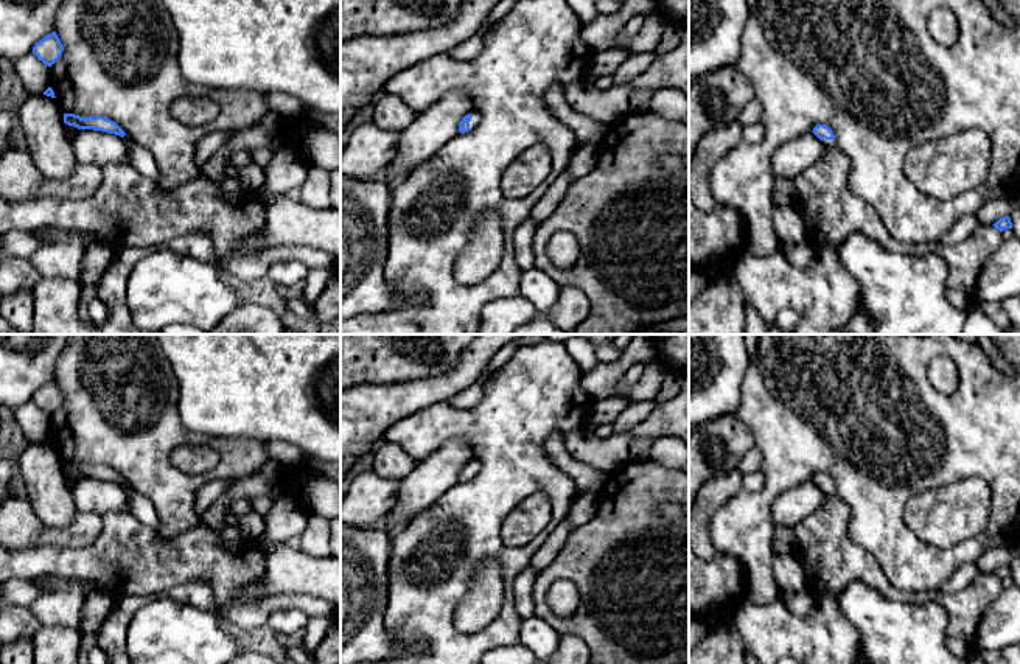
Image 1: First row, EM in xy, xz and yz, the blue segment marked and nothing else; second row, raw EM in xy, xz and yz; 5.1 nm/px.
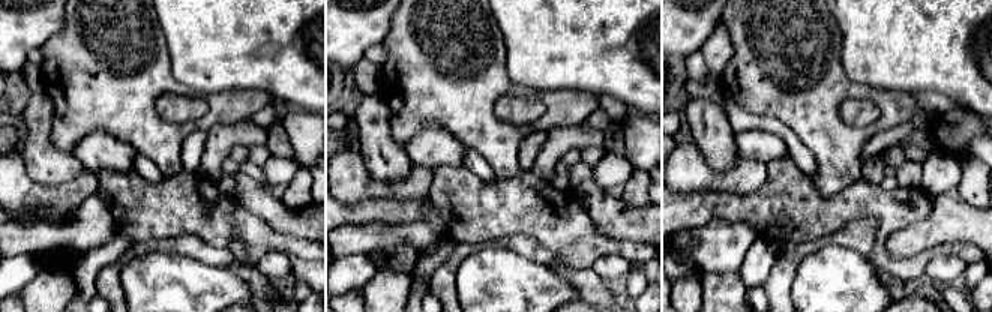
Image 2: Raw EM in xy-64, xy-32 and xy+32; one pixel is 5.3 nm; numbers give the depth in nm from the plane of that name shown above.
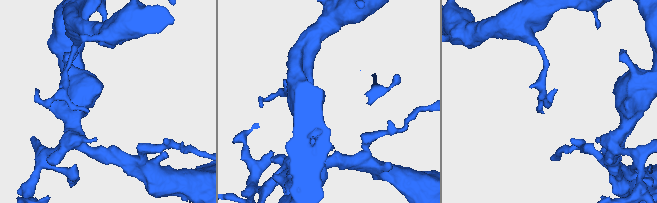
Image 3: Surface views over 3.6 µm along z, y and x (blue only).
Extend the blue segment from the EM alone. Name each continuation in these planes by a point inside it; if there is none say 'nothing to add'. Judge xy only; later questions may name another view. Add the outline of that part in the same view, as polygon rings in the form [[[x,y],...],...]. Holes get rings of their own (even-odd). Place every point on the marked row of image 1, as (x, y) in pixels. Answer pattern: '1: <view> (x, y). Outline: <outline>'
nothing to add

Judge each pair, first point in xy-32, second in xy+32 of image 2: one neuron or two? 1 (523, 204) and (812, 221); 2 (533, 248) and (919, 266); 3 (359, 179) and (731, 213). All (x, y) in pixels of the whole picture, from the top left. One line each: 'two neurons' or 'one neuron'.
1: one neuron
2: two neurons
3: two neurons

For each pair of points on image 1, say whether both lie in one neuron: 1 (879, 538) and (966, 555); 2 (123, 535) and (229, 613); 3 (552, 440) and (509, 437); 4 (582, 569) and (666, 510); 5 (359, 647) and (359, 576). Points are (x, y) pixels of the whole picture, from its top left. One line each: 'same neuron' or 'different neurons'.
1: same neuron
2: same neuron
3: different neurons
4: different neurons
5: same neuron

